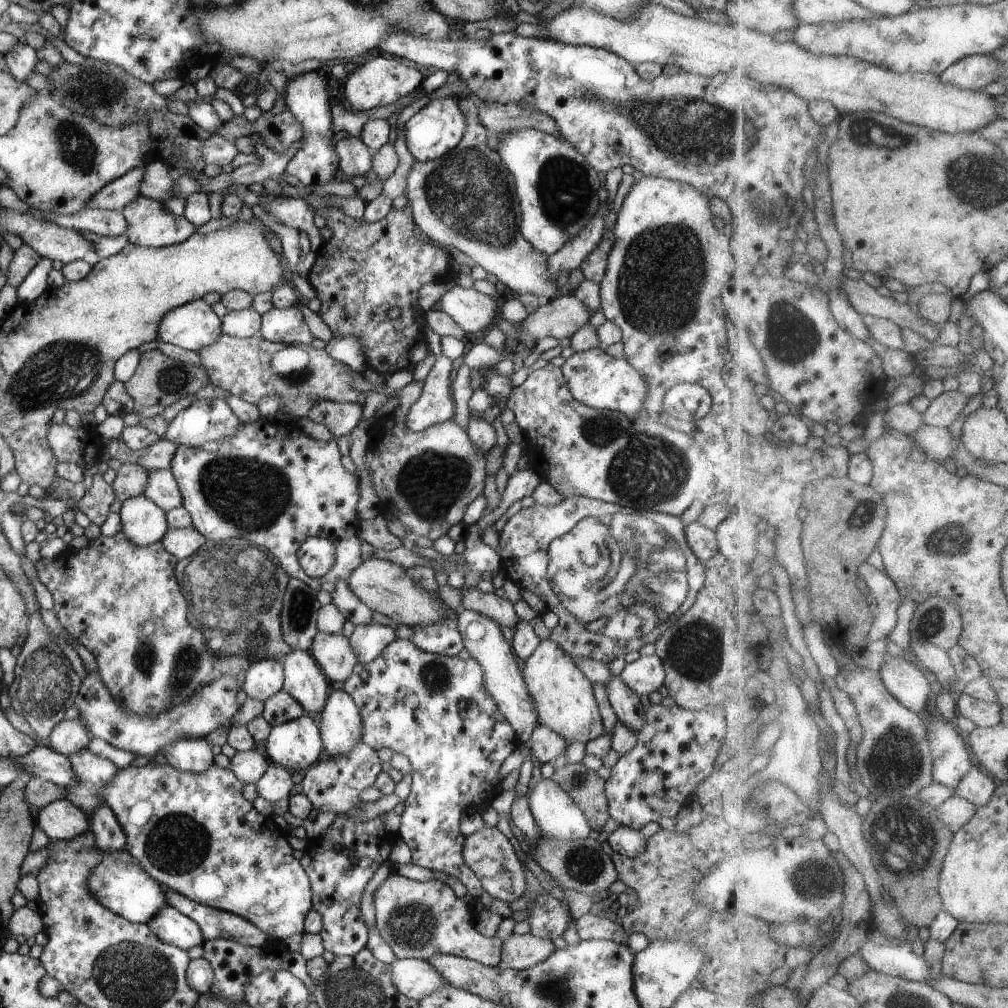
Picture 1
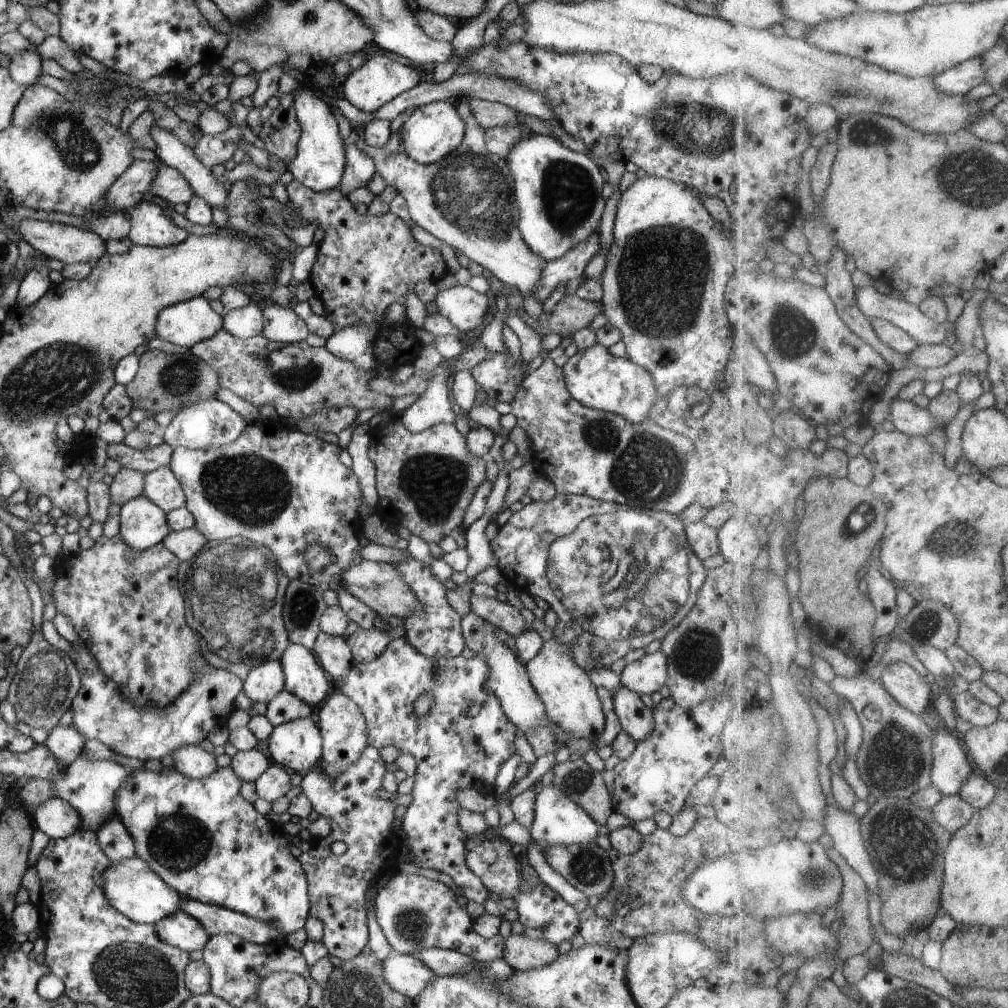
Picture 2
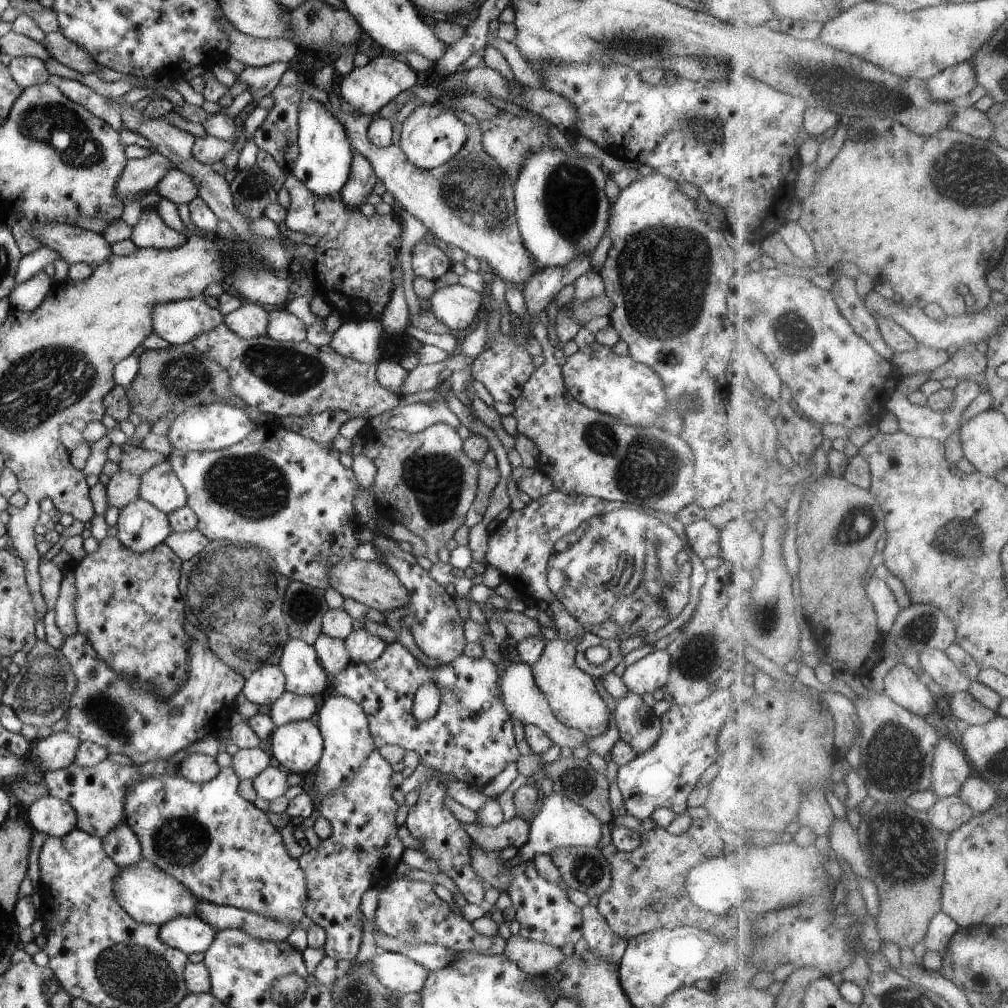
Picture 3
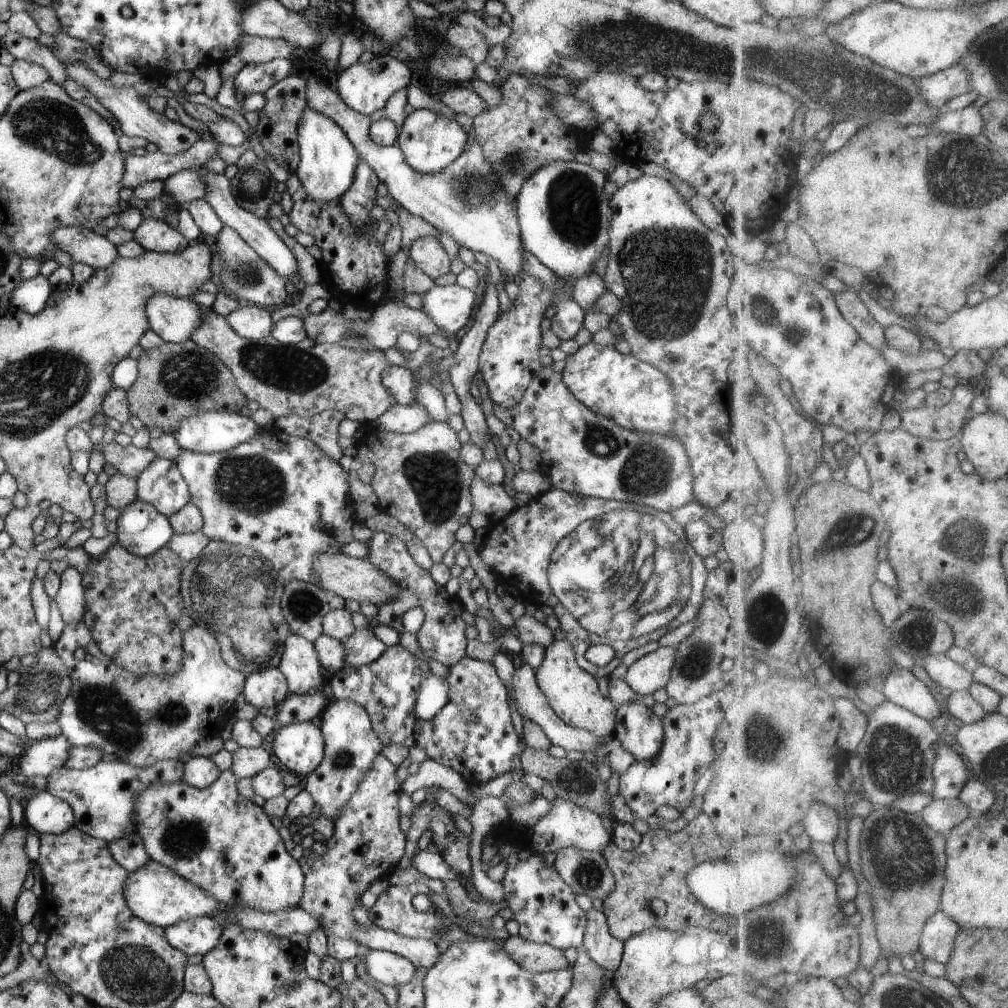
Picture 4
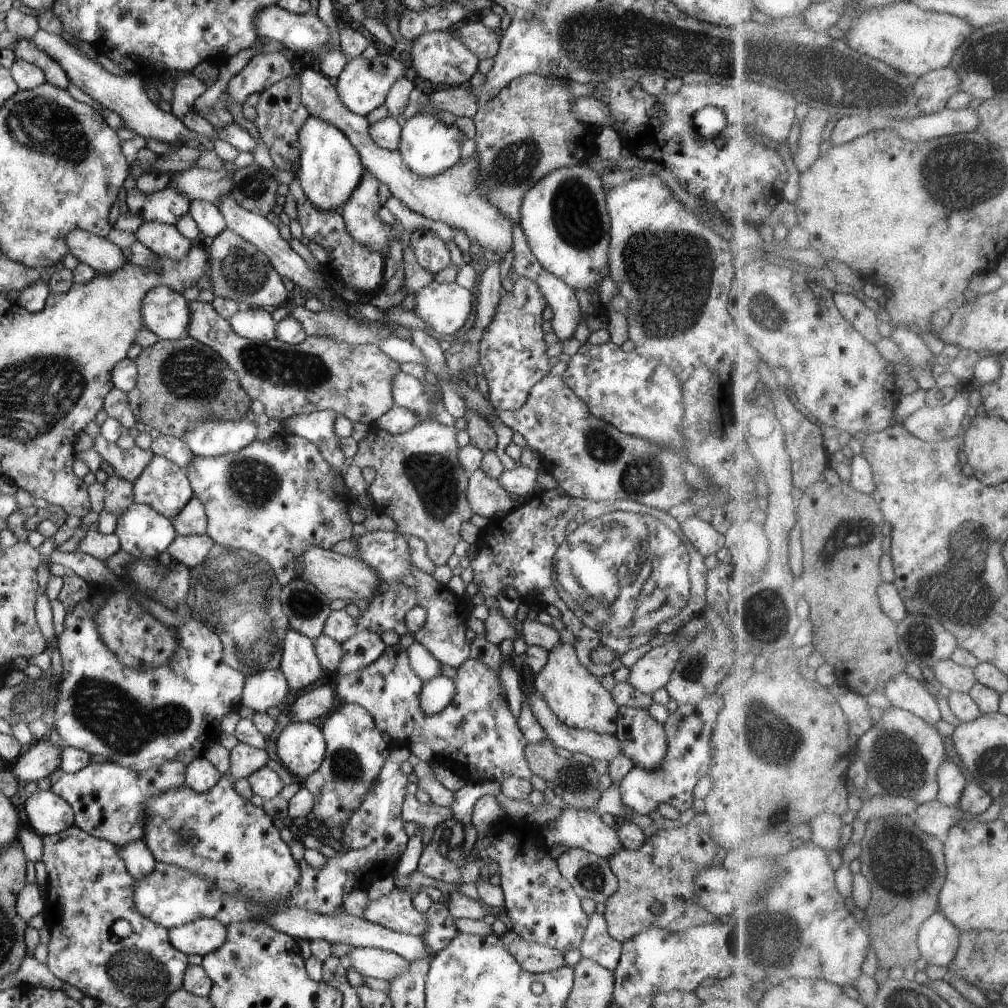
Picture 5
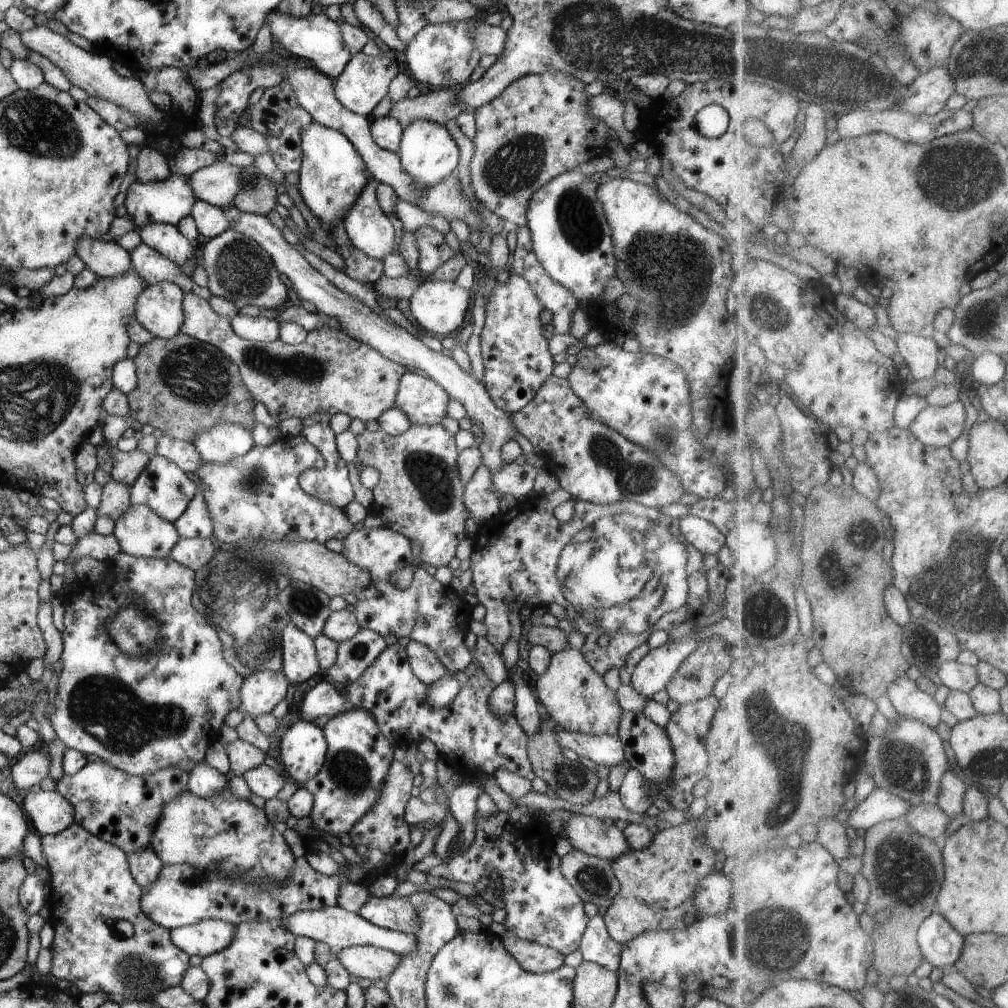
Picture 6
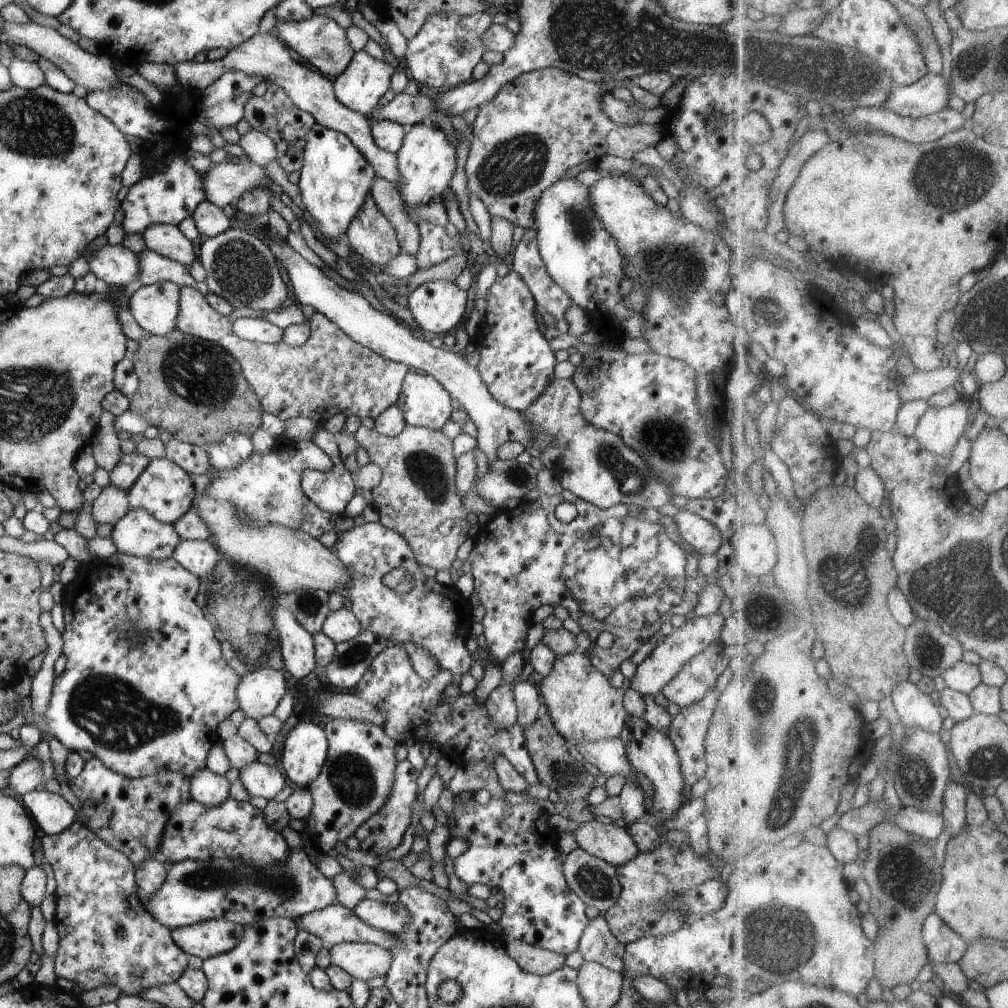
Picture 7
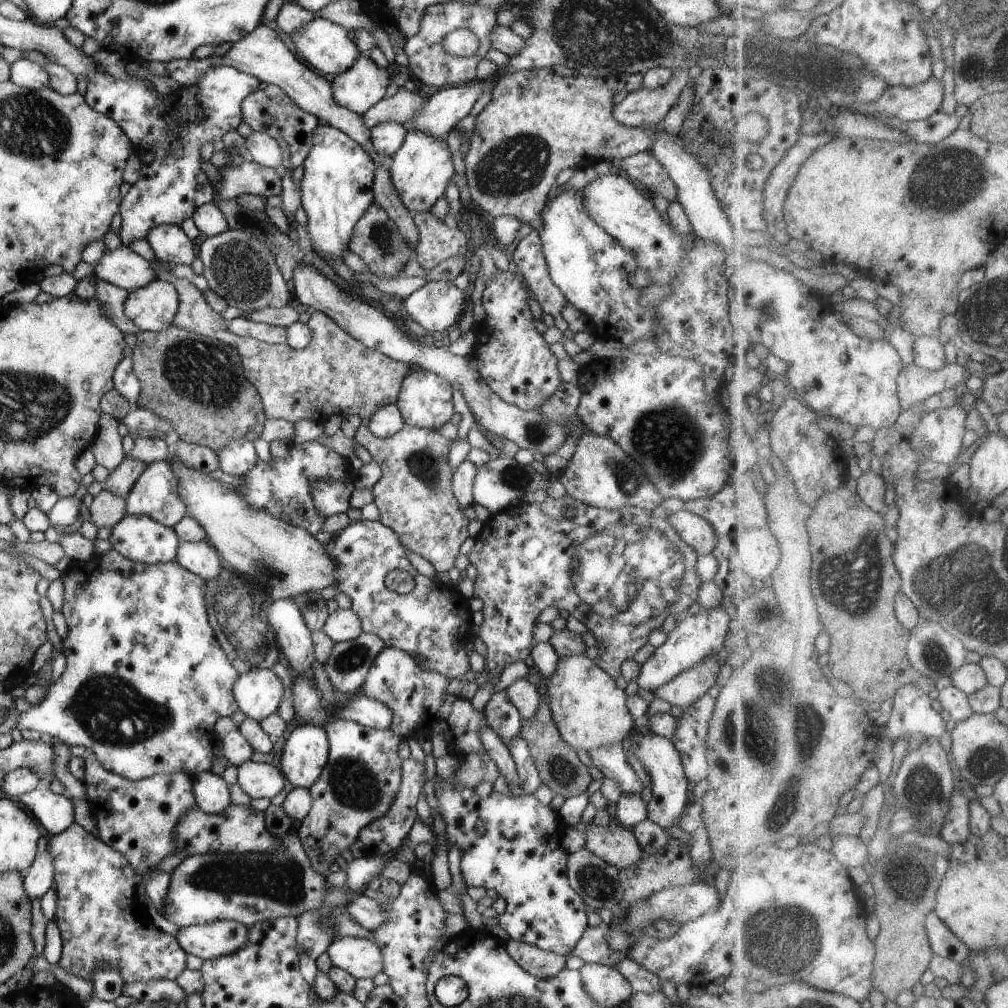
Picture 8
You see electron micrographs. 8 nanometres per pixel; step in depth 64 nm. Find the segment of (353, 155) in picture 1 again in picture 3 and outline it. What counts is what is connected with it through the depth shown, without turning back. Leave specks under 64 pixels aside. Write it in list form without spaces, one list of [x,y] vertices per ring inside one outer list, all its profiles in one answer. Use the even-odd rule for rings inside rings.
[[[354,151],[354,160],[350,166],[350,178],[348,184],[339,193],[344,204],[348,204],[354,210],[359,210],[362,204],[366,204],[366,198],[372,194],[378,178],[370,162]]]

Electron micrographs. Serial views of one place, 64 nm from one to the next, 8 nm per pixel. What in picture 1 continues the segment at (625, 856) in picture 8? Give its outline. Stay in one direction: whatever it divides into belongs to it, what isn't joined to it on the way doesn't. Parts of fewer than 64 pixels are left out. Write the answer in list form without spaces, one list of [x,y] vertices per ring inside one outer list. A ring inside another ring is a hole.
[[[535,777],[528,792],[528,802],[533,818],[540,828],[540,837],[552,838],[554,840],[584,840],[590,836],[595,836],[592,826],[588,824],[589,819],[586,814],[580,811],[577,804],[568,797],[568,794],[552,779],[544,780]]]

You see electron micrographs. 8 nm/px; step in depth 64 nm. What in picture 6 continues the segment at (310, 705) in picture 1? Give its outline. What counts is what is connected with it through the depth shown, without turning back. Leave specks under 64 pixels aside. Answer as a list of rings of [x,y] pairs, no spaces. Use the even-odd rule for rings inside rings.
[[[289,622],[281,632],[282,645],[282,668],[281,671],[285,674],[290,684],[302,684],[306,680],[310,680],[316,674],[323,674],[322,668],[319,665],[315,644],[312,637],[309,637],[305,632],[302,632],[296,625]]]

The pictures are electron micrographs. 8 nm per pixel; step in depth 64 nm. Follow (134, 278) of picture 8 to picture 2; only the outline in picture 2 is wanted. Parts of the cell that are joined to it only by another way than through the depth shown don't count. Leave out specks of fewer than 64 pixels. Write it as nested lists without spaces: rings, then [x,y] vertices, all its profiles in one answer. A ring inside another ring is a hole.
[[[35,216],[18,222],[15,230],[20,232],[22,238],[32,246],[33,251],[42,252],[50,259],[60,260],[64,265],[90,262],[94,258],[100,260],[106,254],[106,242],[92,230],[80,229],[58,222],[44,222]]]

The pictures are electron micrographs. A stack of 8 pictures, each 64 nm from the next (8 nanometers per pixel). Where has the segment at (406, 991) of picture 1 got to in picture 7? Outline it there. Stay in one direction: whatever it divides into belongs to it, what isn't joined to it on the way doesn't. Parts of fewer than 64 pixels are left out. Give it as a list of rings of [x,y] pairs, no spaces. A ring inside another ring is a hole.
[[[344,941],[329,949],[331,962],[337,964],[354,979],[363,981],[384,977],[390,968],[393,956],[390,949],[372,943],[347,943]]]

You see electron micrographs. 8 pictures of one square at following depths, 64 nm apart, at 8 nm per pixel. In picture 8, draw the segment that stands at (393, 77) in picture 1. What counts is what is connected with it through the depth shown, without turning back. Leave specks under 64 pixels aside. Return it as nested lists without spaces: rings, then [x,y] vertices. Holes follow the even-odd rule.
[[[362,52],[348,70],[336,75],[331,82],[334,100],[340,106],[363,115],[385,97],[391,73],[391,67],[381,68],[369,53]]]

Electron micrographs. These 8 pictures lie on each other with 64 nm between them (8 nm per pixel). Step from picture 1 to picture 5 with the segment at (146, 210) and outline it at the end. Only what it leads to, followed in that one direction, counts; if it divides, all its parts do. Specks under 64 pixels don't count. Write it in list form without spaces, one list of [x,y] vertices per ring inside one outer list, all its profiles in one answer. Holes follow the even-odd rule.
[[[158,221],[143,222],[135,235],[138,241],[158,257],[180,260],[192,246],[192,242],[184,238],[175,225]]]

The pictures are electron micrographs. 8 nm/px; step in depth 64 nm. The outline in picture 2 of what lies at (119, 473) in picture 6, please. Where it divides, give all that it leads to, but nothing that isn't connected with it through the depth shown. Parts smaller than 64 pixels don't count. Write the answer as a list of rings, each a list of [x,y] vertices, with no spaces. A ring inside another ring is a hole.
[[[125,443],[110,444],[107,449],[108,459],[116,460],[121,467],[138,470],[142,474],[169,466],[175,448],[170,444],[160,444],[156,448],[134,449]]]

